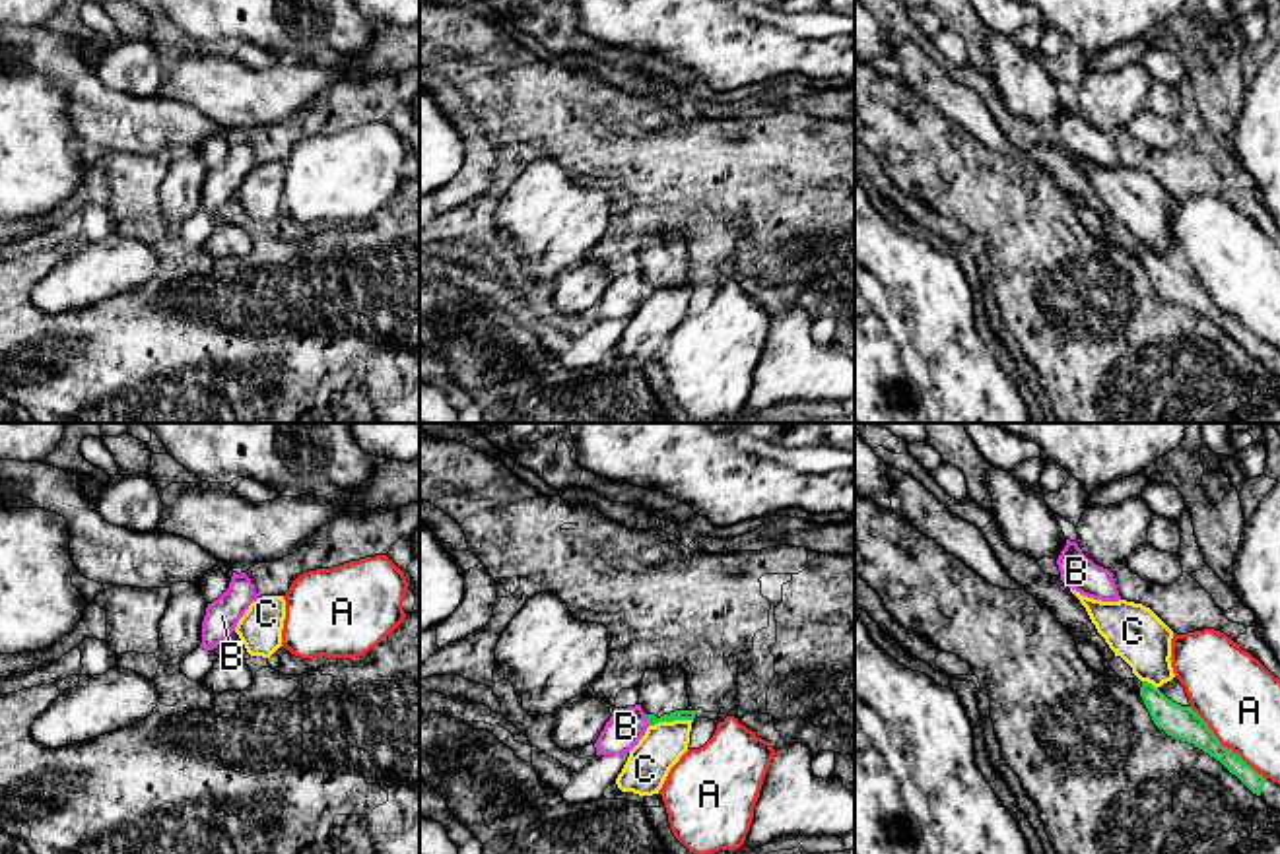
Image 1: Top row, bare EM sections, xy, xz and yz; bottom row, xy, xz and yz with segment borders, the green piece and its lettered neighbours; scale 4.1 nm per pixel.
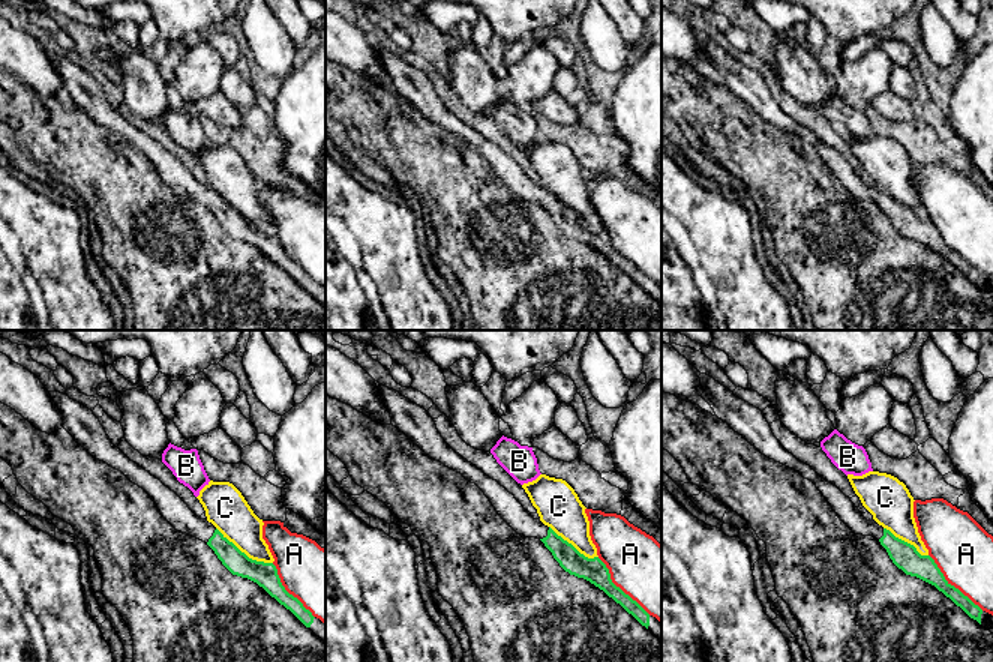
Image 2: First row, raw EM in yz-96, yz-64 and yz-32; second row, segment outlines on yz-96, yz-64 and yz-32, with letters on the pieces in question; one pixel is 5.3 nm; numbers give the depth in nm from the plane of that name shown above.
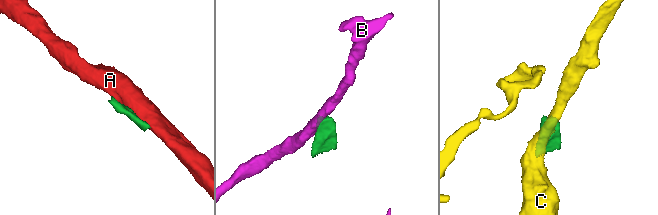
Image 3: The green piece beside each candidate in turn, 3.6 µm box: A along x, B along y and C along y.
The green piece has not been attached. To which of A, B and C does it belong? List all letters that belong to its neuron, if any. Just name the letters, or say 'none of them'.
none of them

